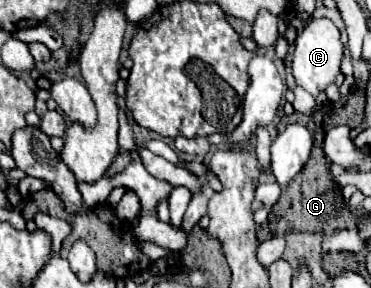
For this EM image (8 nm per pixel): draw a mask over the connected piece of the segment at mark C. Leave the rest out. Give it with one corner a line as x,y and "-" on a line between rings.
314,19
308,27
304,27
304,31
296,39
294,59
290,65
296,85
316,97
330,83
334,83
336,75
340,73
340,59
342,59
342,43
340,43
338,29
330,19

